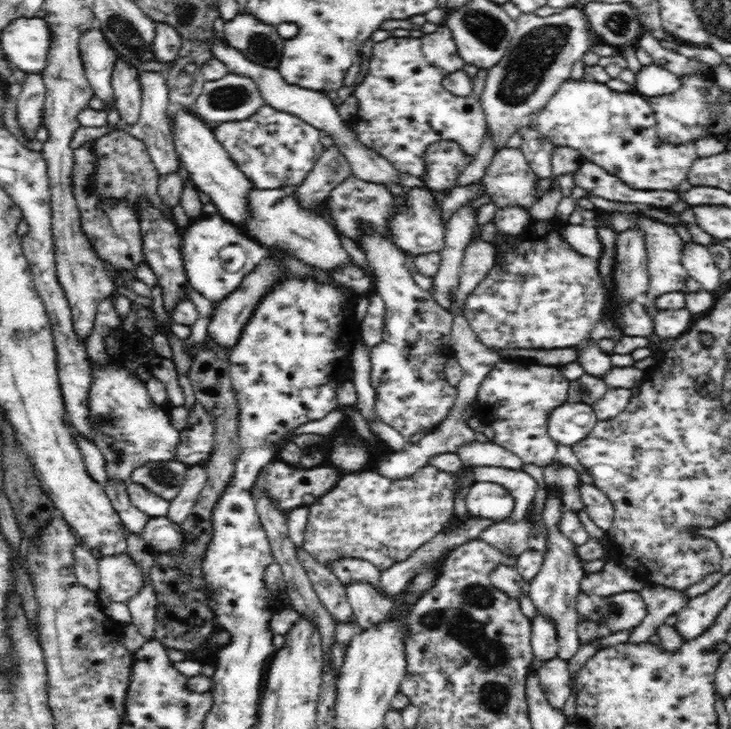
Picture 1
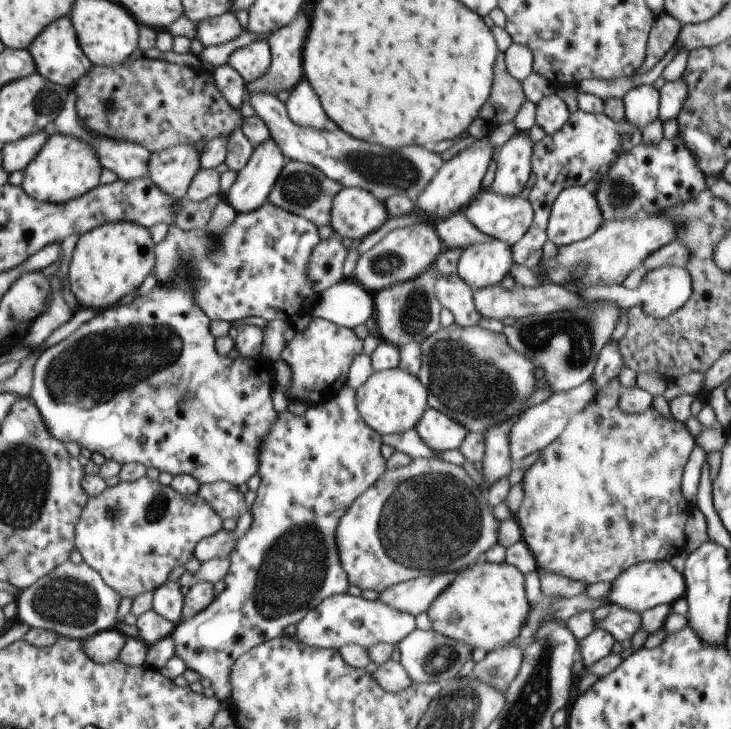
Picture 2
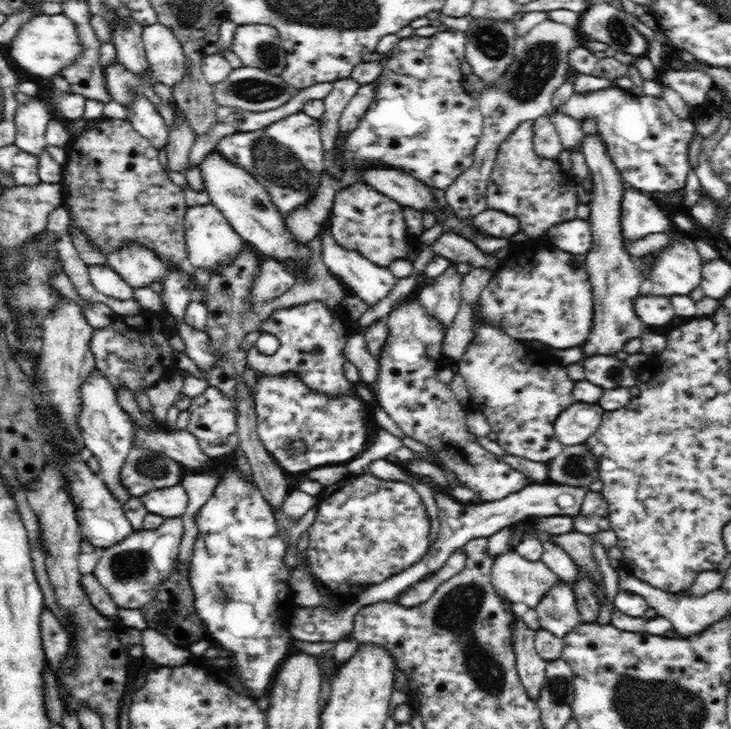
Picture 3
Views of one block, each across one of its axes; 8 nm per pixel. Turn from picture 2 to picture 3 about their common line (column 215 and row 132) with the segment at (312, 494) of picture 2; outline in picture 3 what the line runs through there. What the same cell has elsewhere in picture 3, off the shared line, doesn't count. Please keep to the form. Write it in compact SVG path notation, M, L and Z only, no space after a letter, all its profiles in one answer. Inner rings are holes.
M612 86L596 92L588 92L588 94L574 93L557 112L572 116L580 123L590 117L596 121L596 133L600 135L600 139L608 147L608 155L614 161L614 165L618 167L626 187L632 187L647 194L656 192L662 196L662 199L684 194L686 176L688 176L688 170L690 170L688 161L689 144L698 132L695 130L692 119L680 119L677 115L674 115L672 109L662 97L645 94L637 96L618 86Z

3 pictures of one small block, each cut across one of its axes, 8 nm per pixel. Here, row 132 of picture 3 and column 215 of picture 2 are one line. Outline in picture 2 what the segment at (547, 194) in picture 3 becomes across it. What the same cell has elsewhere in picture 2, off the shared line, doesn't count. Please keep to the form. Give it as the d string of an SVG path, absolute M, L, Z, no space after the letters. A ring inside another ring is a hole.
M146 475L141 476L135 481L119 481L115 486L107 486L100 495L89 496L88 502L83 506L79 514L78 524L76 524L76 549L82 555L83 561L95 568L104 579L104 582L113 588L121 598L130 596L130 598L138 595L145 595L147 592L156 591L158 587L167 582L168 574L176 568L176 566L185 566L185 564L194 556L195 548L202 539L207 536L216 534L222 529L223 518L220 518L214 509L206 502L198 493L191 495L183 495L175 491L171 485L163 485L159 479L152 480Z

